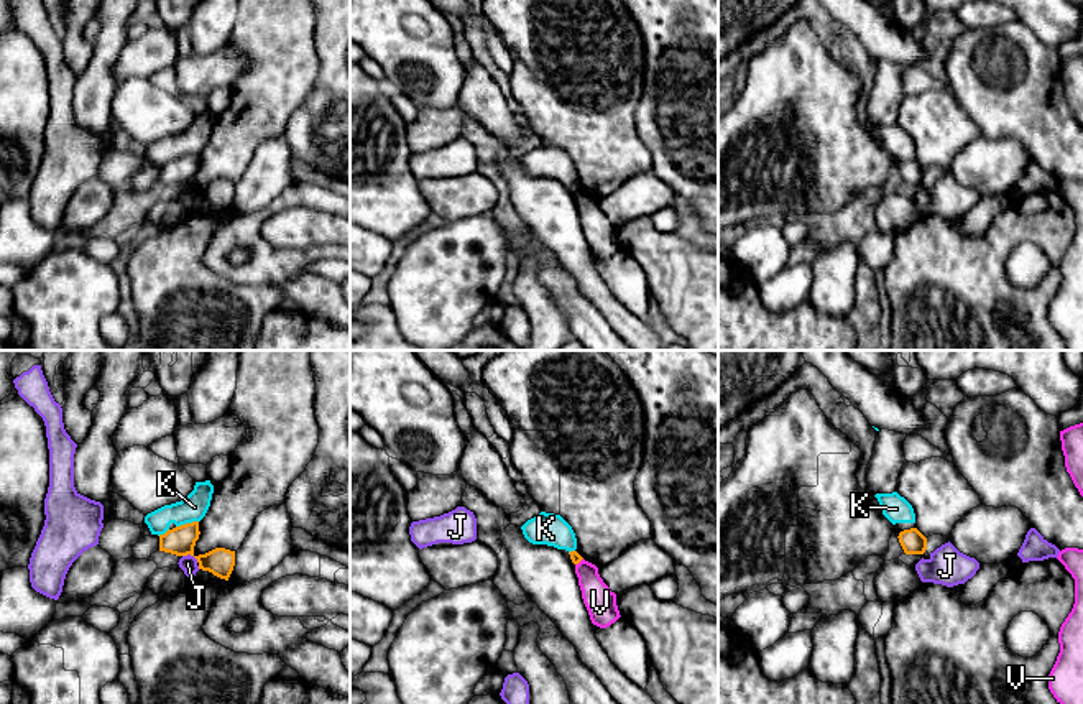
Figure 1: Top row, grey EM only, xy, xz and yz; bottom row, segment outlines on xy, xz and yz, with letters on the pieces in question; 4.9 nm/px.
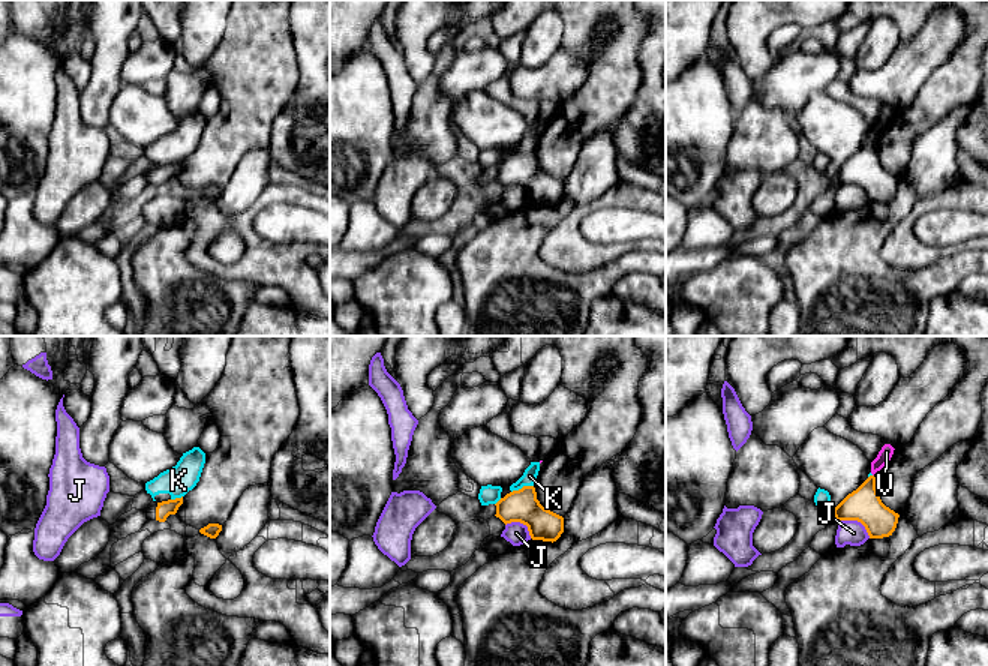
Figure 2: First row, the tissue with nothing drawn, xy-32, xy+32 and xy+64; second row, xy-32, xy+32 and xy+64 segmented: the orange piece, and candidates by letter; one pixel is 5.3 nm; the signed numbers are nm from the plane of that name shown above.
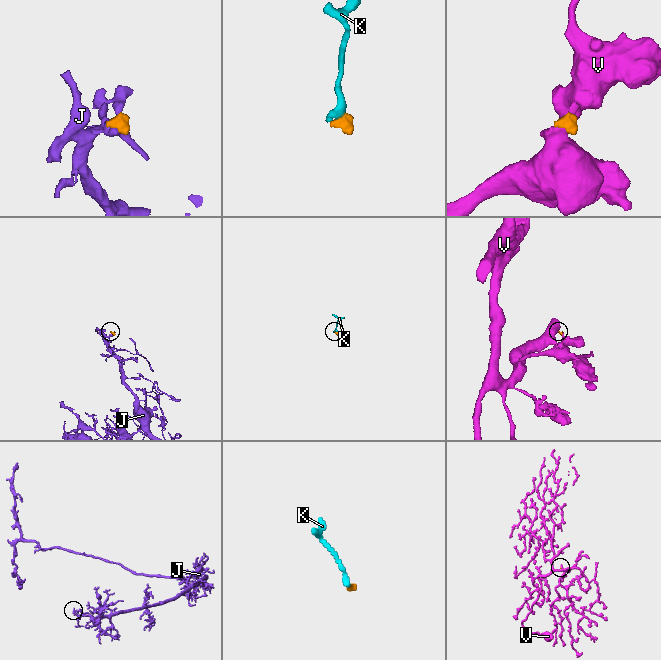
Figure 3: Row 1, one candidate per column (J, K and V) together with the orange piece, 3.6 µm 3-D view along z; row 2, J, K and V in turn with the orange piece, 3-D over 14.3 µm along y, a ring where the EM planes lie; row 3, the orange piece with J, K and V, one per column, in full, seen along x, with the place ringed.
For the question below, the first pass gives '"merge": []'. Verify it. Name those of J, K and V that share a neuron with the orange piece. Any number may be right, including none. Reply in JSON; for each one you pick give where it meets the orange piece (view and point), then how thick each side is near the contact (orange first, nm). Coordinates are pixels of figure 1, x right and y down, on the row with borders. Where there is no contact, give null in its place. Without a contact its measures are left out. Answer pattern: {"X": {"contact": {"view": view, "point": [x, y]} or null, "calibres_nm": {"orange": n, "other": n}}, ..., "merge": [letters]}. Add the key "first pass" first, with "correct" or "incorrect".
{"first pass": "correct", "merge": []}

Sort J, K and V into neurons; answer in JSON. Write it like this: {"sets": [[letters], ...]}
{"sets": [["J", "K"], ["V"]]}

